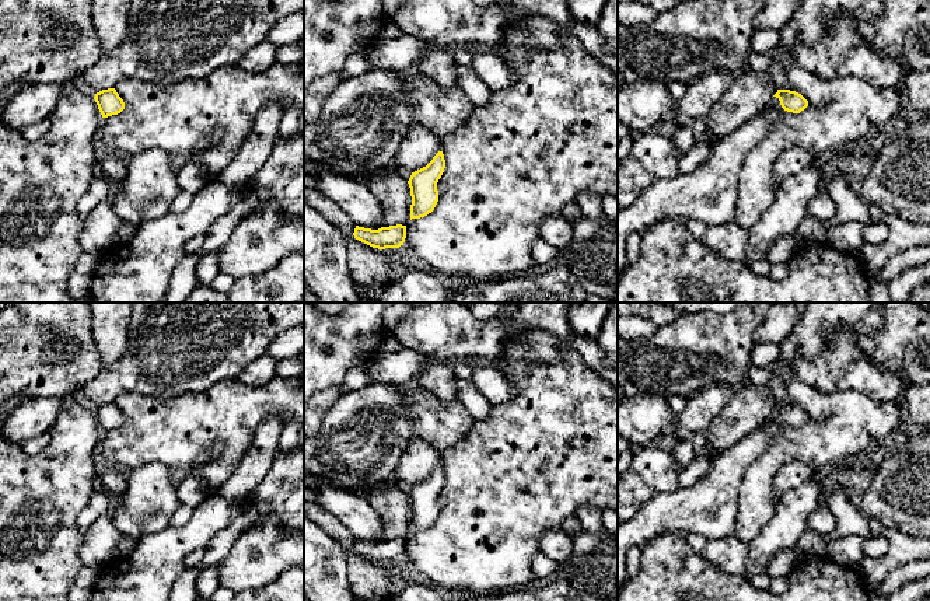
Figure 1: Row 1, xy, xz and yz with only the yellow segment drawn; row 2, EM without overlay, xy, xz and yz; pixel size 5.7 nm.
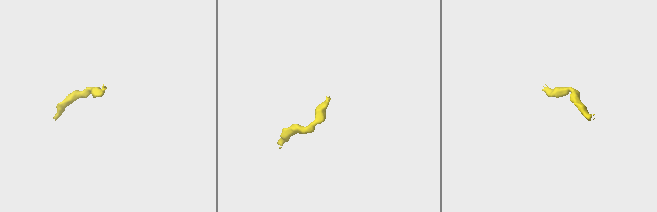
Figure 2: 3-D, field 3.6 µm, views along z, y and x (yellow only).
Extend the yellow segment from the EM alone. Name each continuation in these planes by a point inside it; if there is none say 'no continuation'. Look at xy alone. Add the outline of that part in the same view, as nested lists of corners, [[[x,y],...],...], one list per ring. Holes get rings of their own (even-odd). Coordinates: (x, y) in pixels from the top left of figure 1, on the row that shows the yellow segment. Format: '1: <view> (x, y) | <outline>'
no continuation

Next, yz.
1: yz (750, 93) | [[[752,69],[737,73],[734,83],[705,116],[709,130],[717,140],[724,139],[765,108],[776,92],[766,73]]]

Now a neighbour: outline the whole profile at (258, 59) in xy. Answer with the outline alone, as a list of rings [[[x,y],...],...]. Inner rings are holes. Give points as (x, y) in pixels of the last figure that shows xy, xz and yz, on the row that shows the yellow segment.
[[[266,38],[249,49],[238,64],[251,73],[262,73],[276,63],[275,55],[276,46]]]

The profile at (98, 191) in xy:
[[[94,177],[90,182],[88,191],[77,202],[77,213],[85,220],[90,213],[105,199],[112,195],[109,181],[102,177]]]

